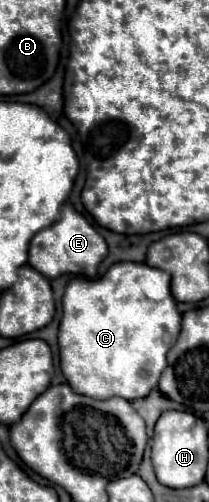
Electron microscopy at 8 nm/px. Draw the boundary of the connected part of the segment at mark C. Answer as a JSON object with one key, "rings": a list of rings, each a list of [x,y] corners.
{"rings":[[[120,261],[100,279],[74,277],[68,281],[62,297],[62,319],[58,331],[60,369],[72,391],[78,391],[80,395],[94,399],[124,397],[128,401],[146,397],[158,385],[158,379],[166,369],[166,353],[178,337],[180,319],[176,301],[170,295],[170,275],[146,263]]]}

